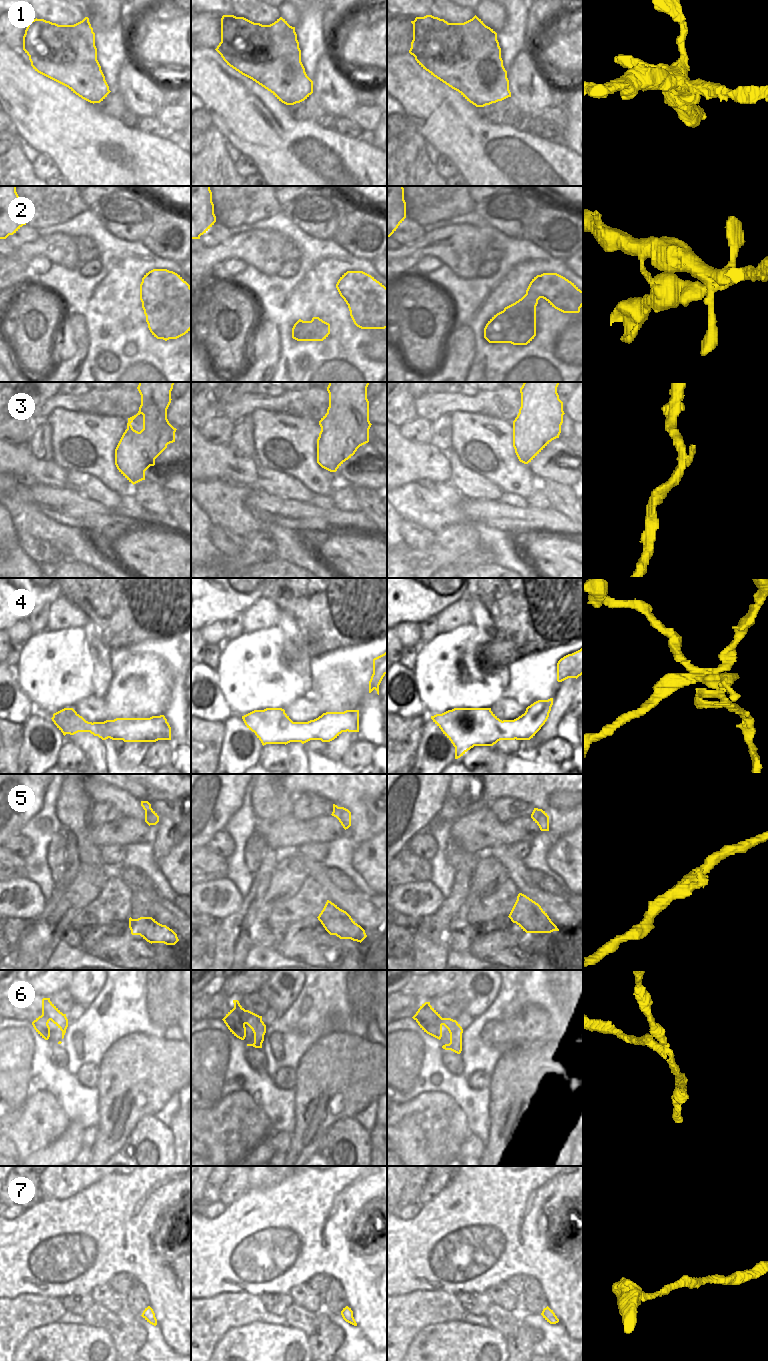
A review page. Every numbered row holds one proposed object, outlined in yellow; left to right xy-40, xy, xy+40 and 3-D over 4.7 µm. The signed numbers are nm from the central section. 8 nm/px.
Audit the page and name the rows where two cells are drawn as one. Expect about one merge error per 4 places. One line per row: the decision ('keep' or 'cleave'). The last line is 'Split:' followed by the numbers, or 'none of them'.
1: cleave
2: cleave
3: keep
4: cleave
5: keep
6: cleave
7: keep
Split: 1, 2, 4, 6

